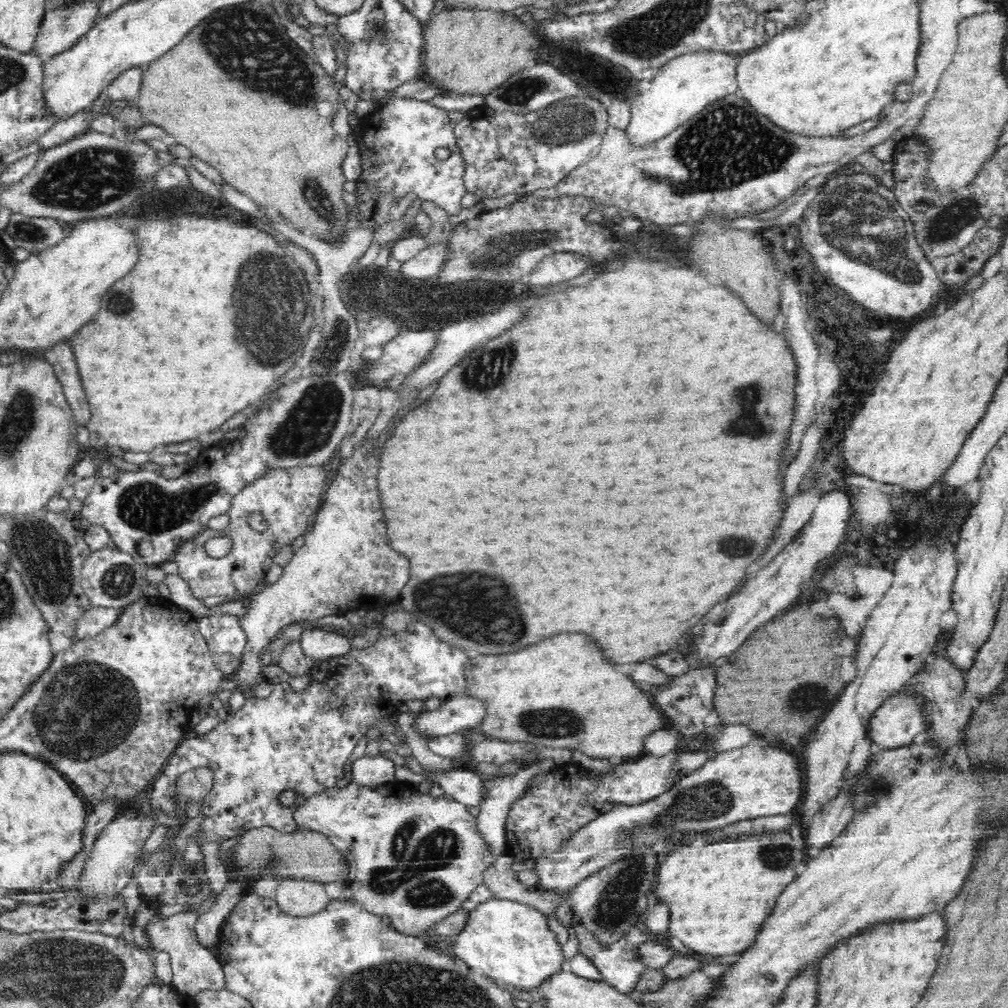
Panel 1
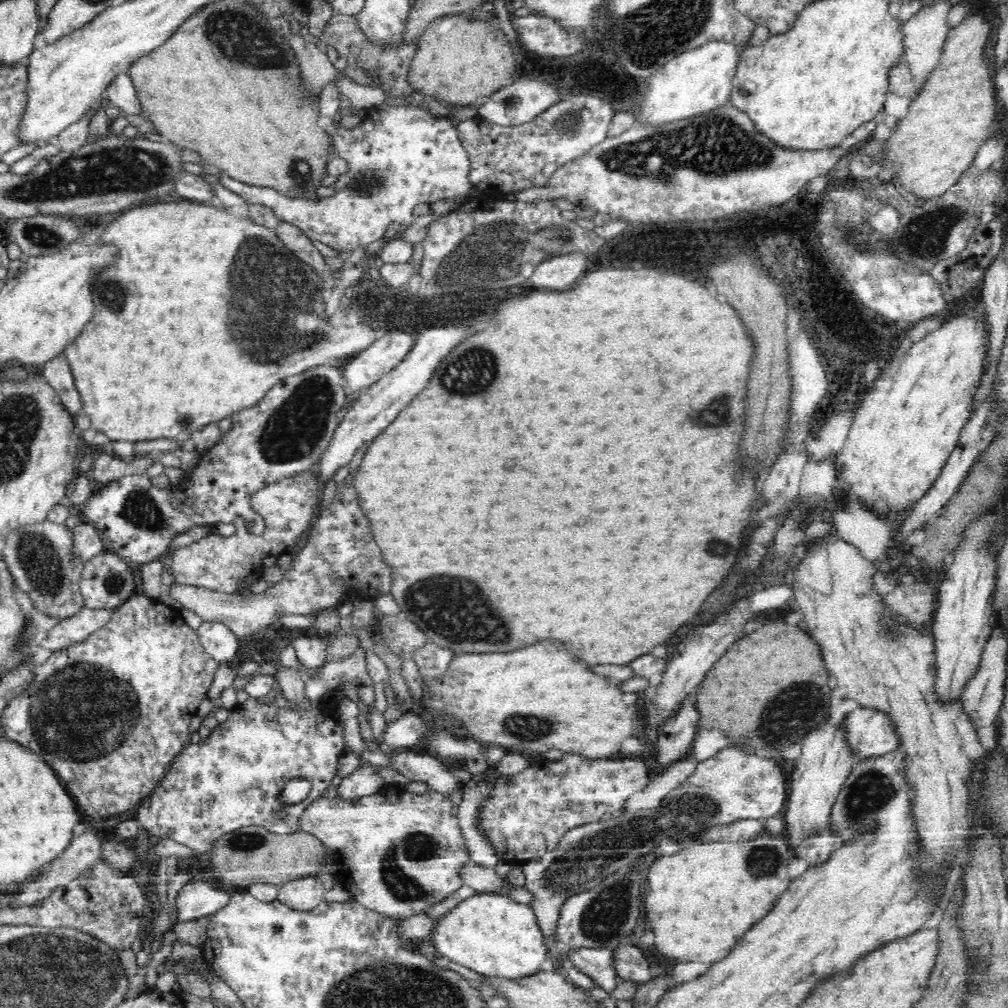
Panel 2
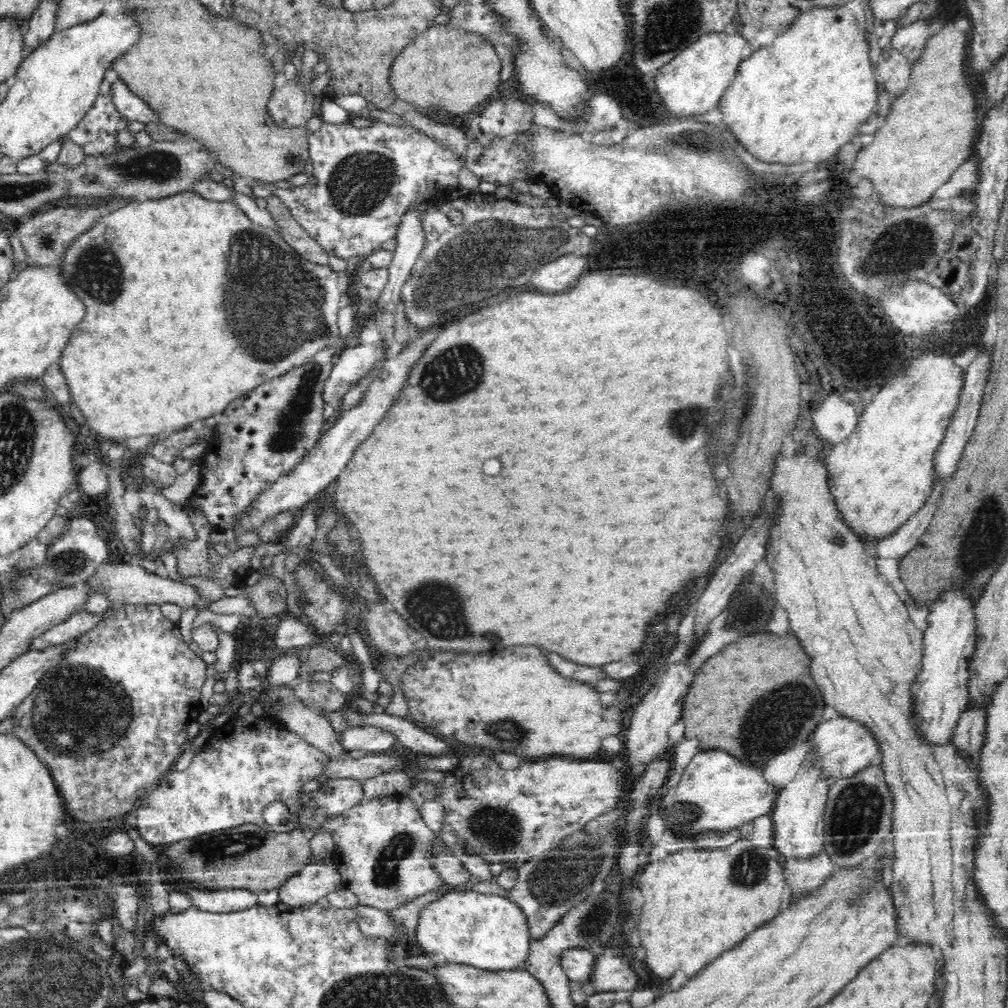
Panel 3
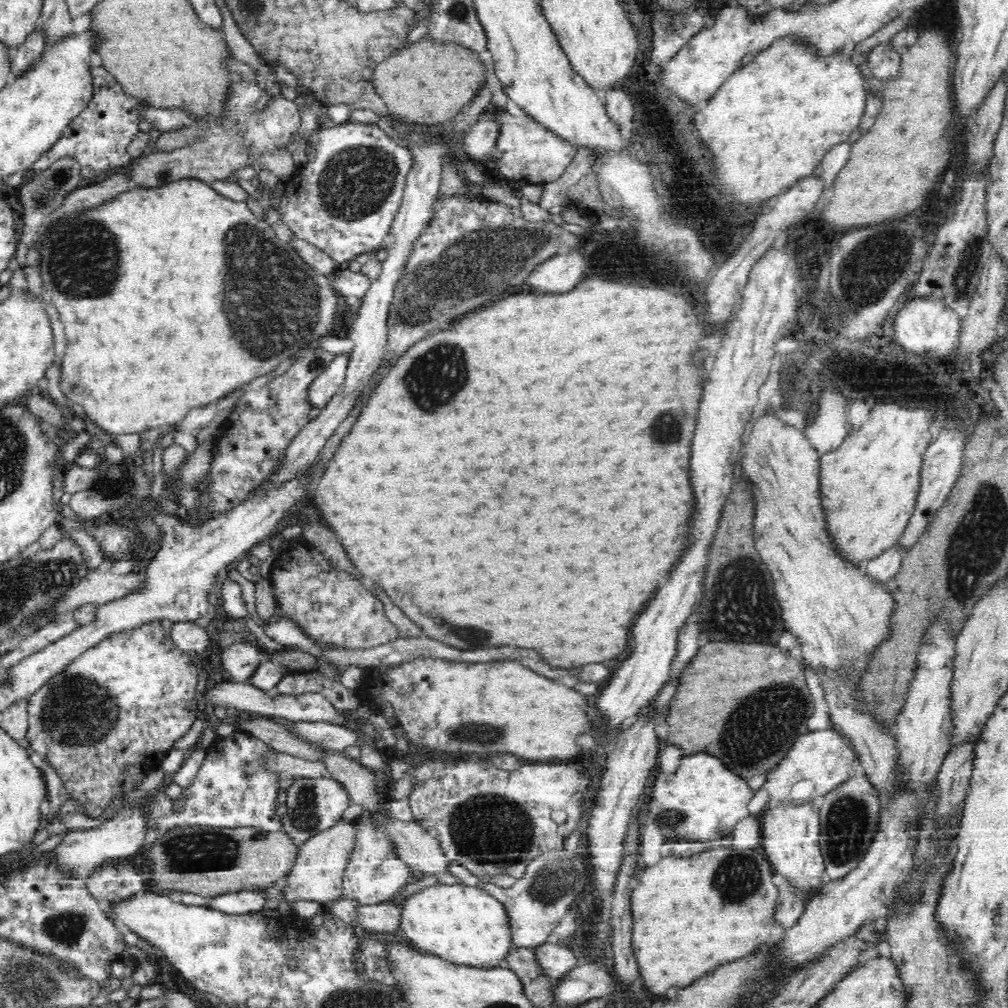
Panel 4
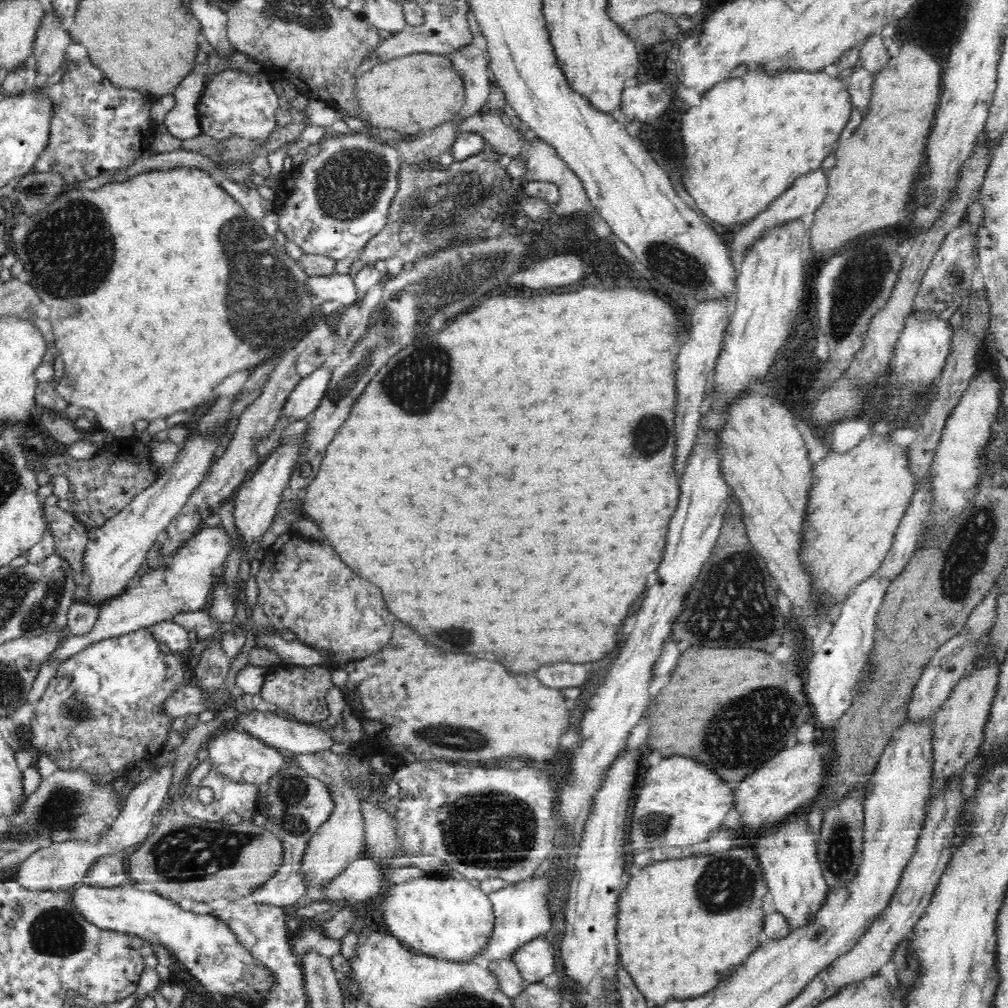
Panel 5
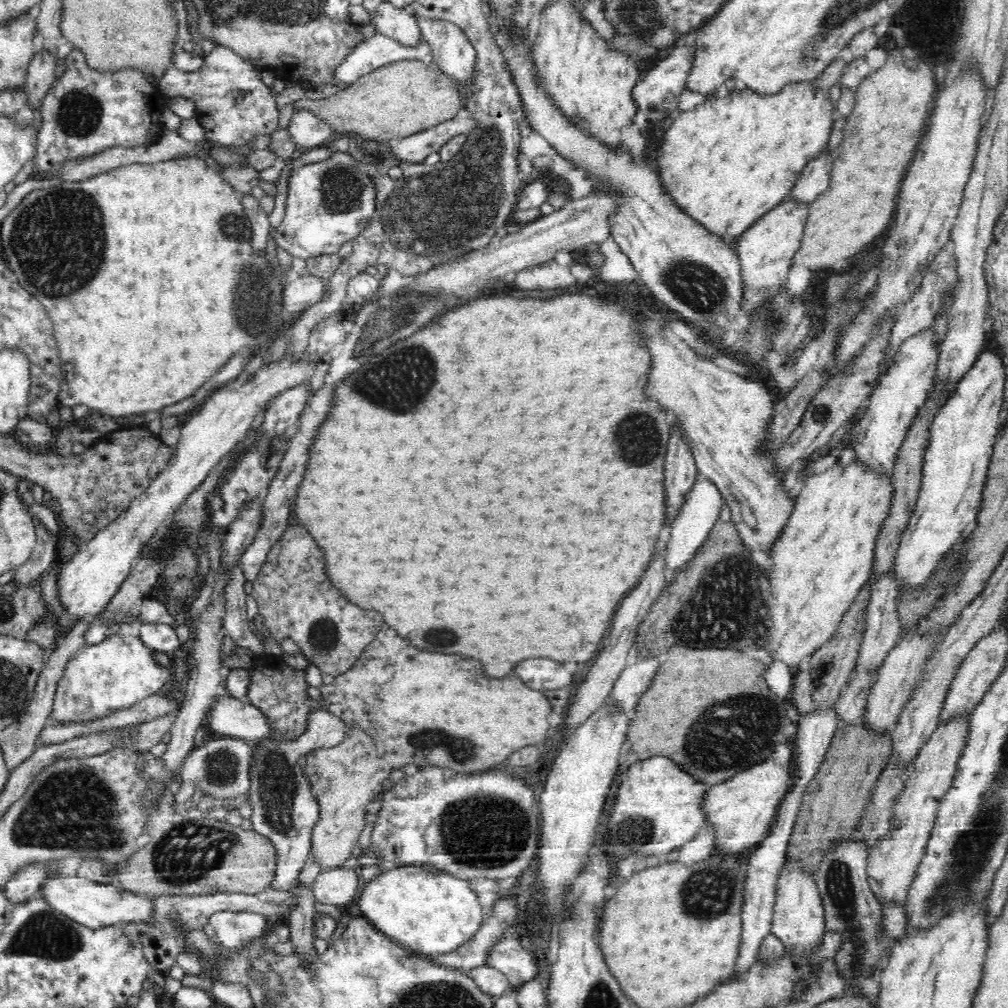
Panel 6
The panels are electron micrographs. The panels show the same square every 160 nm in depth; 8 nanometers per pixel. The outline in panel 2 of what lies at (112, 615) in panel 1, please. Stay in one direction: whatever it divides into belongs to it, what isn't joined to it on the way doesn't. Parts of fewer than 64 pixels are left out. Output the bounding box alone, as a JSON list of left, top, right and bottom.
[39,606,113,651]

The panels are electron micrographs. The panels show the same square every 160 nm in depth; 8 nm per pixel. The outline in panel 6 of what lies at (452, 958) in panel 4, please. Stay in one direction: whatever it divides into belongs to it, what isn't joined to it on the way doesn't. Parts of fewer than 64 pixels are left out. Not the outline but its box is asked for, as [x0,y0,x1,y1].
[356,865,482,956]

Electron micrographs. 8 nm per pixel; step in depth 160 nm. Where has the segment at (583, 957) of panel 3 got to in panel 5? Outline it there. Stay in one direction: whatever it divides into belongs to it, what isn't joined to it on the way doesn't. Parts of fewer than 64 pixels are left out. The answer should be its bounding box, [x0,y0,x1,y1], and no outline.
[512,938,556,983]

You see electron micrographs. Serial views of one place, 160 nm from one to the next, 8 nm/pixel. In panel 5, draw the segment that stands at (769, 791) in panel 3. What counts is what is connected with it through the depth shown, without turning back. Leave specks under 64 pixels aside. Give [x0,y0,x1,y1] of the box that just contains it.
[626,756,736,855]

